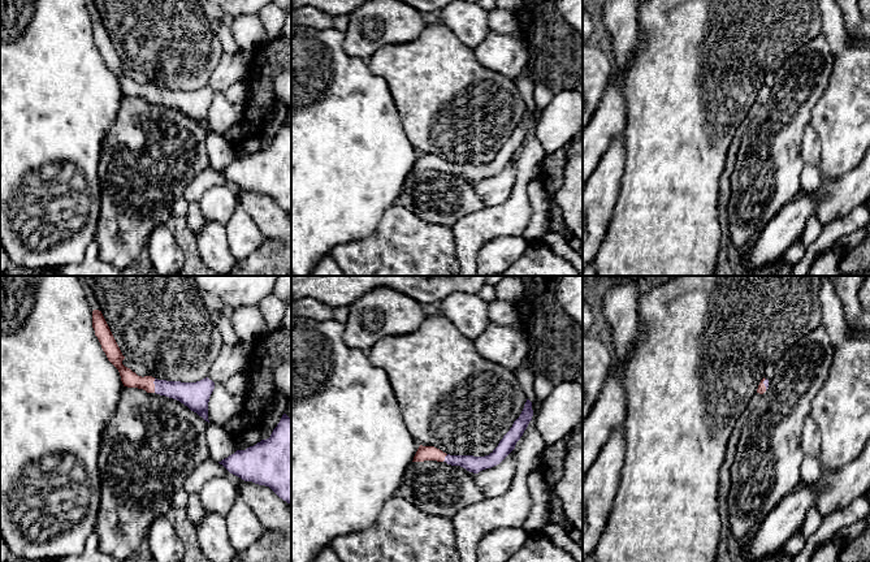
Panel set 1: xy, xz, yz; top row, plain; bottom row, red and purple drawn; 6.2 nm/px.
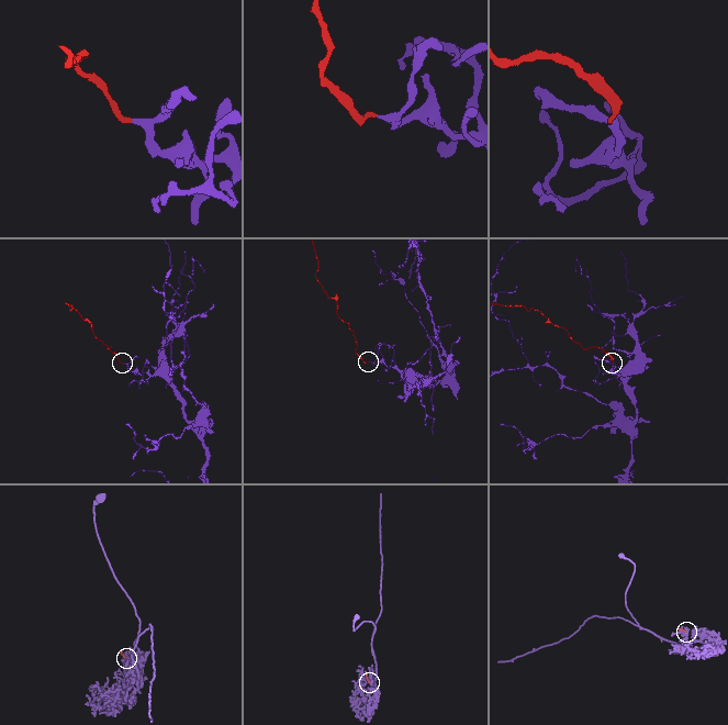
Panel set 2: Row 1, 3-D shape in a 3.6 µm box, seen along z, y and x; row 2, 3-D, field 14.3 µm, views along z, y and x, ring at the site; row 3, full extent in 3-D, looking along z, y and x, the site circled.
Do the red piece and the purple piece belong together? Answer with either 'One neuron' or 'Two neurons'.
One neuron

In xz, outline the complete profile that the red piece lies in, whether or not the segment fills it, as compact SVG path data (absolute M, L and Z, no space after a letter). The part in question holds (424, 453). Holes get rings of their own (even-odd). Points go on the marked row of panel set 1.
M527 399L520 416L514 422L510 431L499 441L498 446L485 457L450 455L434 446L420 445L412 462L437 461L451 466L460 466L469 472L479 474L482 470L499 464L514 449L532 420L532 402Z

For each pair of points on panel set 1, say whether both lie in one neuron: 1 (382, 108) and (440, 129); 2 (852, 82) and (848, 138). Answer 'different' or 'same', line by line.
1: different
2: same

